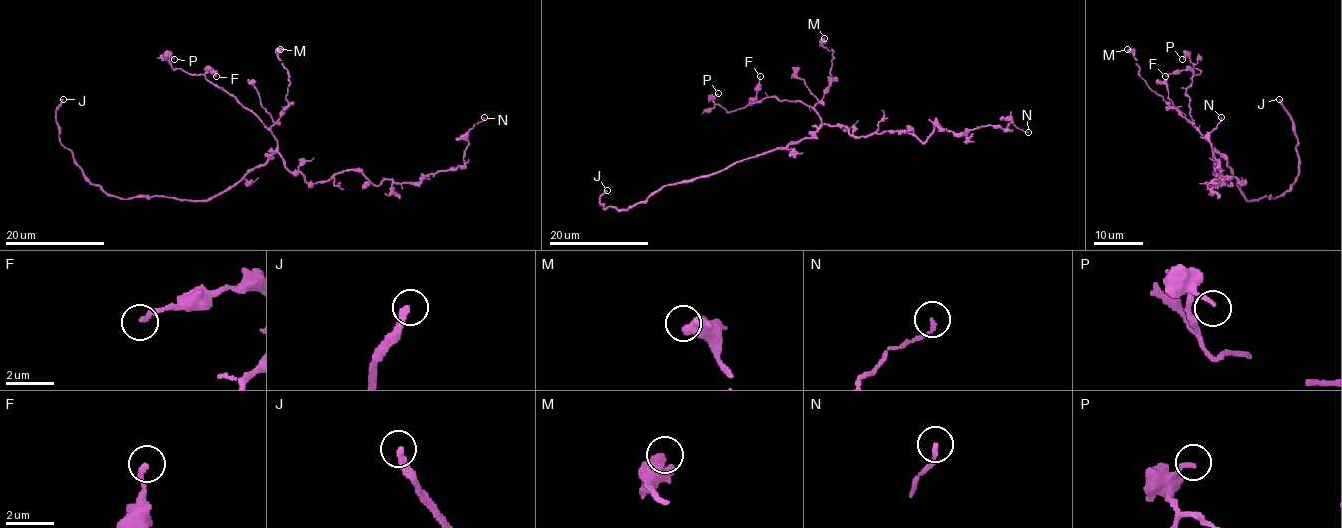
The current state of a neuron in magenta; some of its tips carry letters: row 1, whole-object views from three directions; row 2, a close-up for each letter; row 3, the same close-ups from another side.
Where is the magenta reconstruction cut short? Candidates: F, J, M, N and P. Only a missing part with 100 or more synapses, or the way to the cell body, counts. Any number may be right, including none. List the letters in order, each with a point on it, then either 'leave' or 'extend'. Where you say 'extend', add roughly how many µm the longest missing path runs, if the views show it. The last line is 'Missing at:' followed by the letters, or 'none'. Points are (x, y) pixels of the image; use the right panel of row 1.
F: (1165, 76) | leave
J: (1279, 99) | extend | 80 µm
M: (1127, 49) | leave
N: (1221, 117) | leave
P: (1182, 59) | leave
Missing at: J

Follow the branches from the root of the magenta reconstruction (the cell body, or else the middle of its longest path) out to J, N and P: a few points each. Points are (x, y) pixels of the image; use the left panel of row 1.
J: (267, 160), (238, 182), (202, 200), (108, 196), (89, 181), (59, 142), (56, 110), (63, 99)
N: (267, 160), (278, 152), (310, 183), (351, 169), (376, 186), (419, 182), (462, 166), (468, 132), (484, 117)
P: (267, 160), (277, 147), (270, 131), (202, 74), (174, 69), (169, 57), (174, 59)

